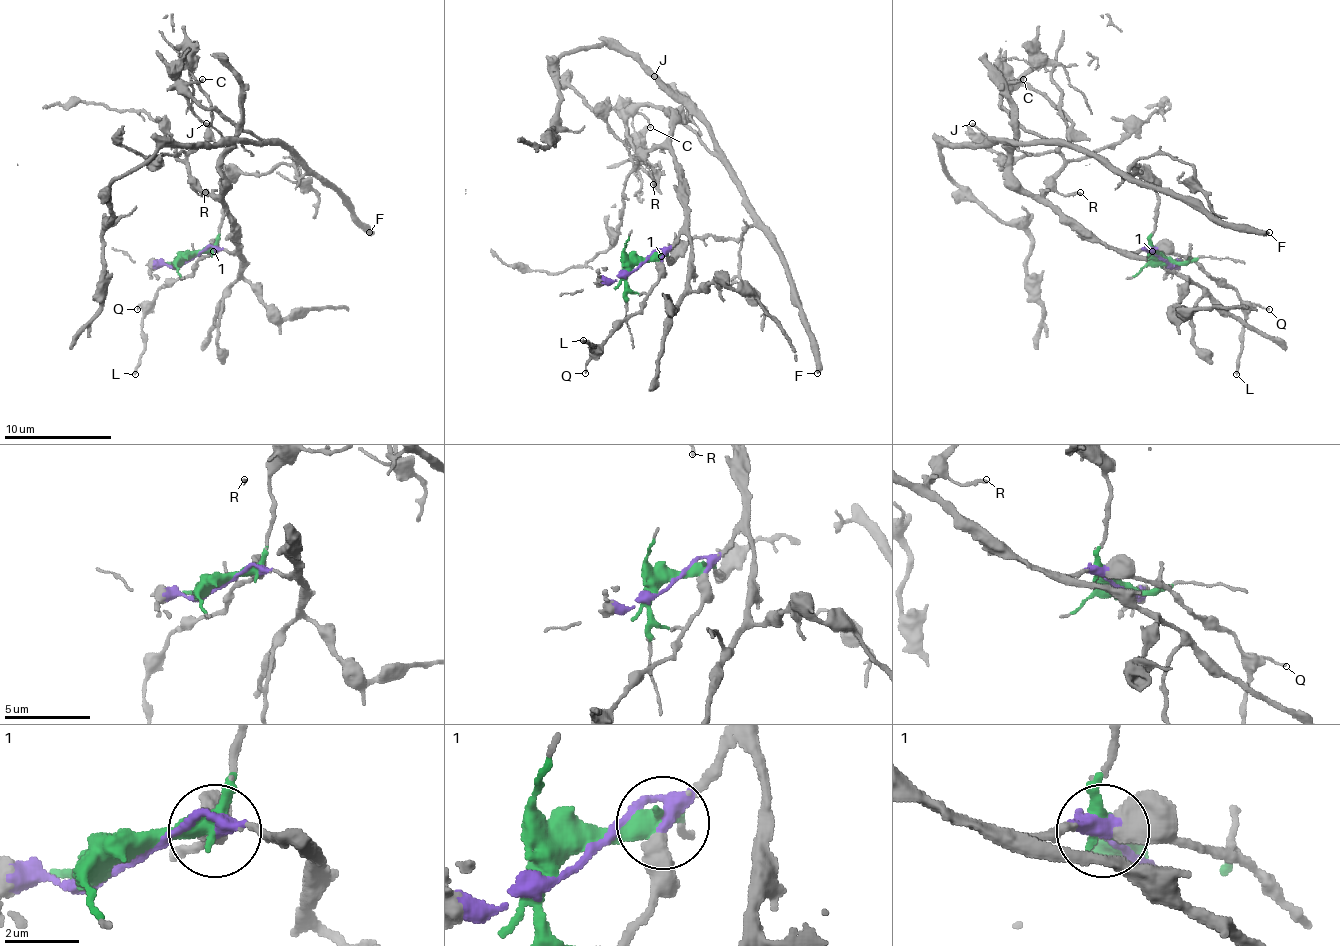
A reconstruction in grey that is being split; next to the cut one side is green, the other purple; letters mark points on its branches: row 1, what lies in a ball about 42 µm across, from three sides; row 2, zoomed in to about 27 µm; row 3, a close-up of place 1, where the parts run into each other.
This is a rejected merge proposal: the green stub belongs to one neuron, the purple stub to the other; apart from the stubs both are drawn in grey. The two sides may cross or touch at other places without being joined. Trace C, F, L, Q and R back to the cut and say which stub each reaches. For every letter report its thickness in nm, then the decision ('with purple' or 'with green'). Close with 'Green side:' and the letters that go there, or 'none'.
C: 140 nm | with green
F: 360 nm | with green
L: 170 nm | with purple
Q: 120 nm | with purple
R: 180 nm | with purple
Green side: C, F

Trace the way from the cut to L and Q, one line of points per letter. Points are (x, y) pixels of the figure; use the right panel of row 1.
L: (1161, 259), (1145, 248), (1186, 256), (1207, 275), (1221, 278), (1237, 294), (1245, 318), (1237, 375)
Q: (1161, 259), (1145, 248), (1186, 256), (1207, 275), (1221, 278), (1245, 302), (1269, 310)

